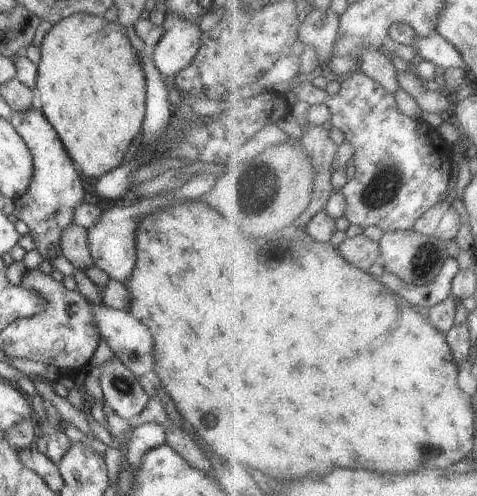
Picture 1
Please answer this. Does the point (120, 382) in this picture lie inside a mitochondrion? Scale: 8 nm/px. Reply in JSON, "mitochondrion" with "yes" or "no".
{"mitochondrion":"yes"}

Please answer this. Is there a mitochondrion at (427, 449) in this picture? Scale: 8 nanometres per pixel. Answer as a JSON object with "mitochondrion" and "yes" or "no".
{"mitochondrion":"yes"}

